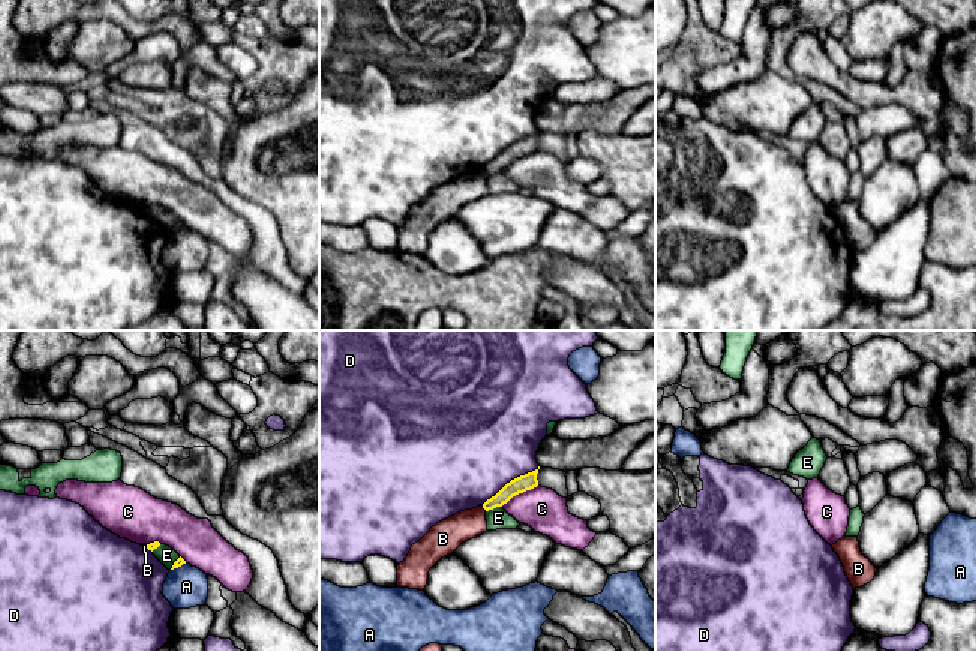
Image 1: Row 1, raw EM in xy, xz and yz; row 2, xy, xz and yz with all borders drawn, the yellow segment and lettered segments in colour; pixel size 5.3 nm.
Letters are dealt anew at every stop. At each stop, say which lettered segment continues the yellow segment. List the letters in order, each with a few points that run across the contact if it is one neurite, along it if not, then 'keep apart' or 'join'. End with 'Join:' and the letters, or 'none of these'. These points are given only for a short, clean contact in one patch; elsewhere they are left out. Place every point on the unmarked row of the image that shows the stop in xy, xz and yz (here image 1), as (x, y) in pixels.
A: line xy (186, 227), (171, 234); keep apart
B: line xz (482, 171), (486, 174); keep apart
C: keep apart
D: keep apart
E: line xz (501, 170), (486, 176); keep apart
Join: none of these

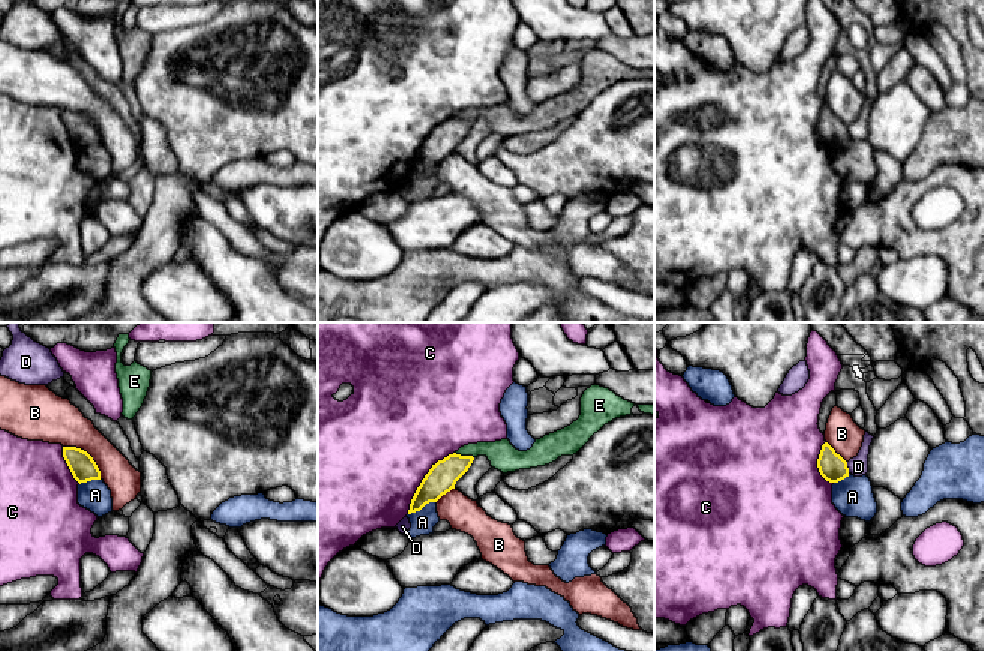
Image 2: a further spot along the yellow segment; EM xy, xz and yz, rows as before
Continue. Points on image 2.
A: line xz (435, 165), (429, 165), (408, 179); keep apart
B: keep apart
C: keep apart
D: line yz (846, 126), (849, 137); keep apart
E: line xz (455, 116), (473, 122); keep apart
Join: none of these

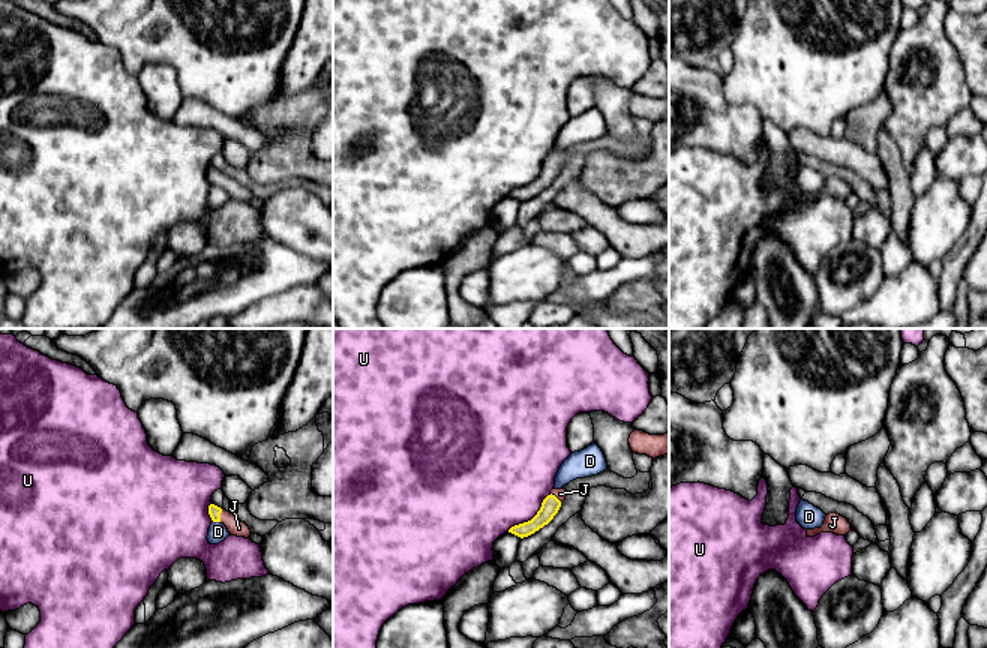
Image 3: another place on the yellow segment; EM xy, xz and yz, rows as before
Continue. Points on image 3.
D: line xy (213, 185), (219, 186); keep apart
J: line xy (215, 176), (219, 179), (234, 189); join
U: keep apart
Join: J

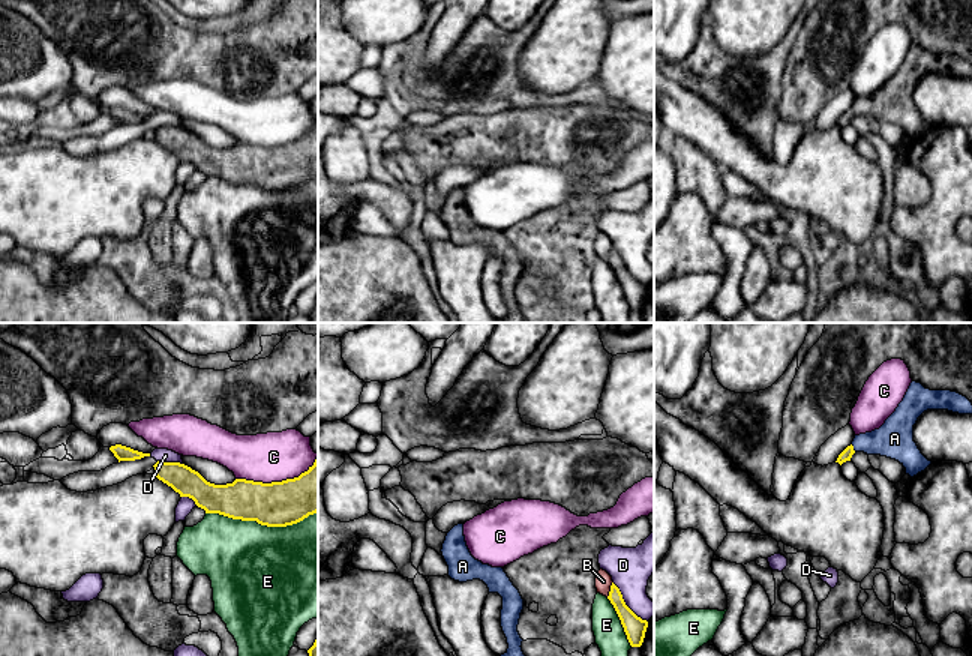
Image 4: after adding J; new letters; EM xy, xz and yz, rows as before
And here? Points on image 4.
A: line yz (848, 116), (852, 111), (860, 107), (894, 102); join
B: keep apart
C: keep apart
D: keep apart
E: keep apart
Join: A

